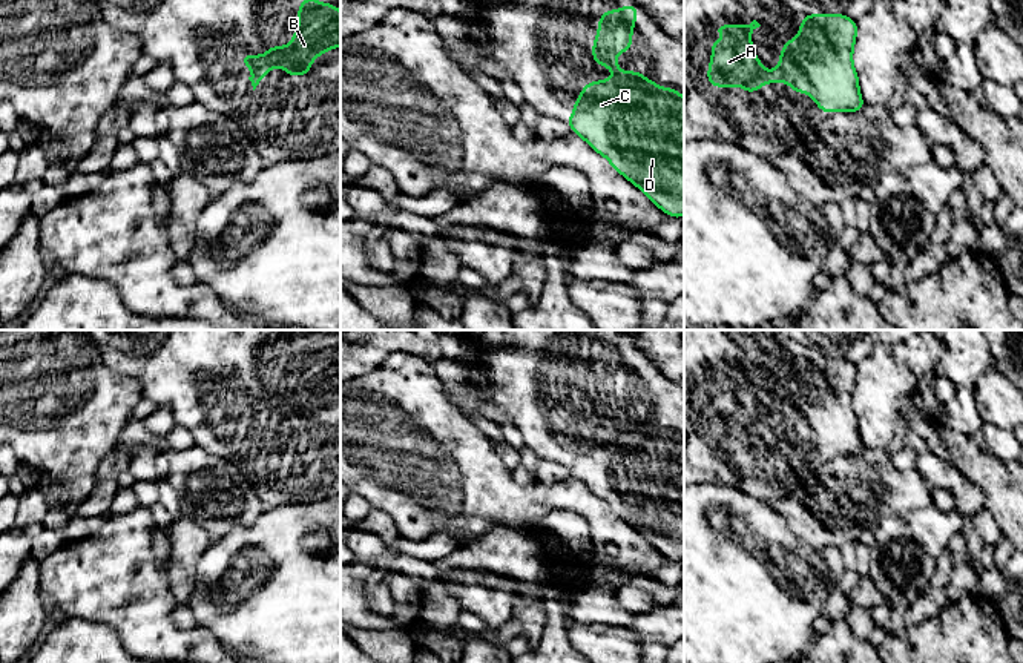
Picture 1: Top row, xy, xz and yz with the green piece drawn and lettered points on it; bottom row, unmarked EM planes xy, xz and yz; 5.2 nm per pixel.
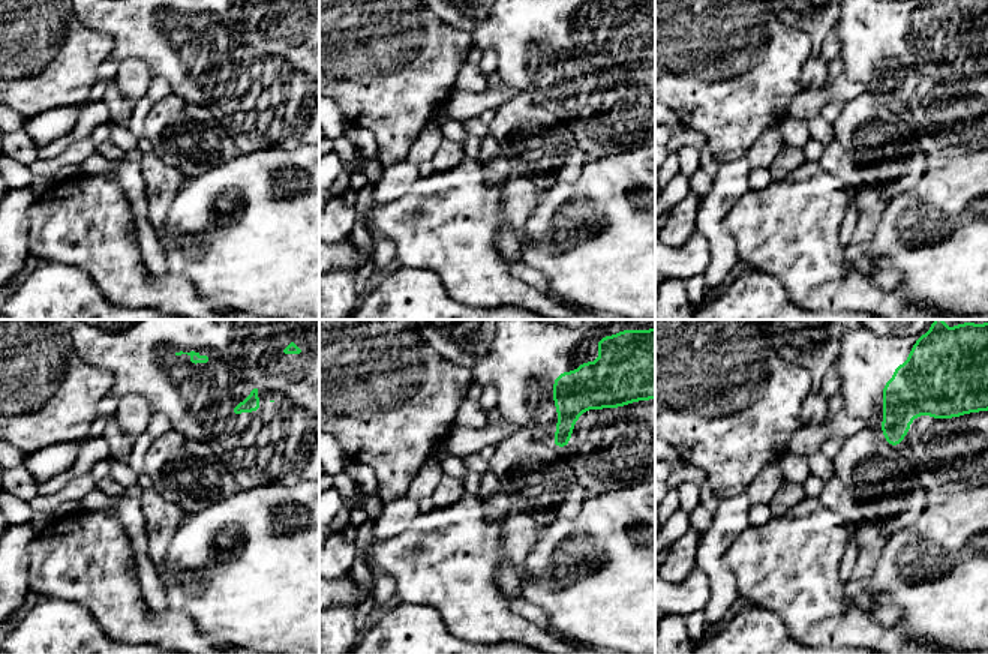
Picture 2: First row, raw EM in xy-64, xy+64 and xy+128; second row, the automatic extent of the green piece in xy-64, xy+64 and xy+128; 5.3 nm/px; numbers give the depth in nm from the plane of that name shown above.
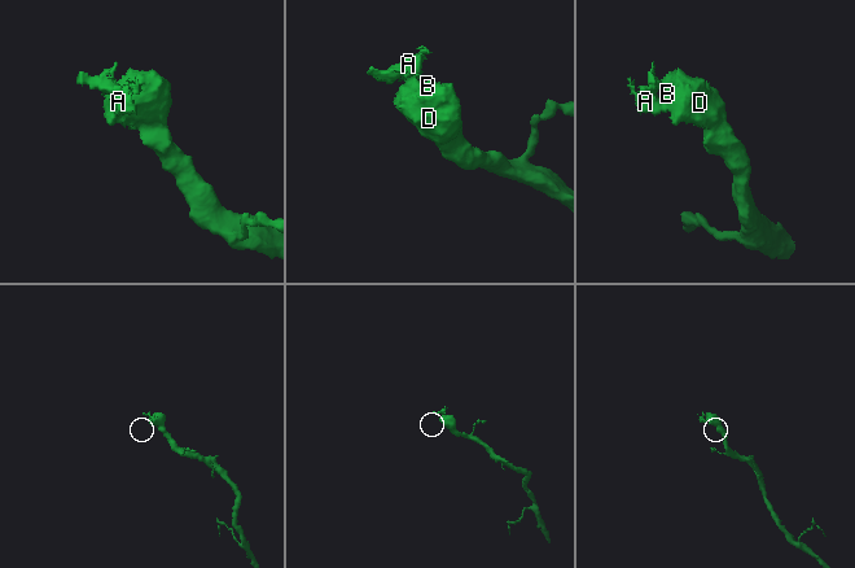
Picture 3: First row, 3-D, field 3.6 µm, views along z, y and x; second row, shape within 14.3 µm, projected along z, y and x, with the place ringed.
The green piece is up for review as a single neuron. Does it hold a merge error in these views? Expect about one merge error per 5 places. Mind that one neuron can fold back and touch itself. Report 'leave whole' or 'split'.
leave whole

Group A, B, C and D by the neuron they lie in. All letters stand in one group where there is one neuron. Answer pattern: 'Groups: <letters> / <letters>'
Groups: A B C D

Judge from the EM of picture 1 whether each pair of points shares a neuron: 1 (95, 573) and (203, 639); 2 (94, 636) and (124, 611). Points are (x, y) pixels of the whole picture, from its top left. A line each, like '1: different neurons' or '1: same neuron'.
1: same neuron
2: different neurons

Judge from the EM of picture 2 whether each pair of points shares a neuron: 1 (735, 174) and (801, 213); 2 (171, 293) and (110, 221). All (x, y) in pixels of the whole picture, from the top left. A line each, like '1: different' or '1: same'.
1: different
2: same

